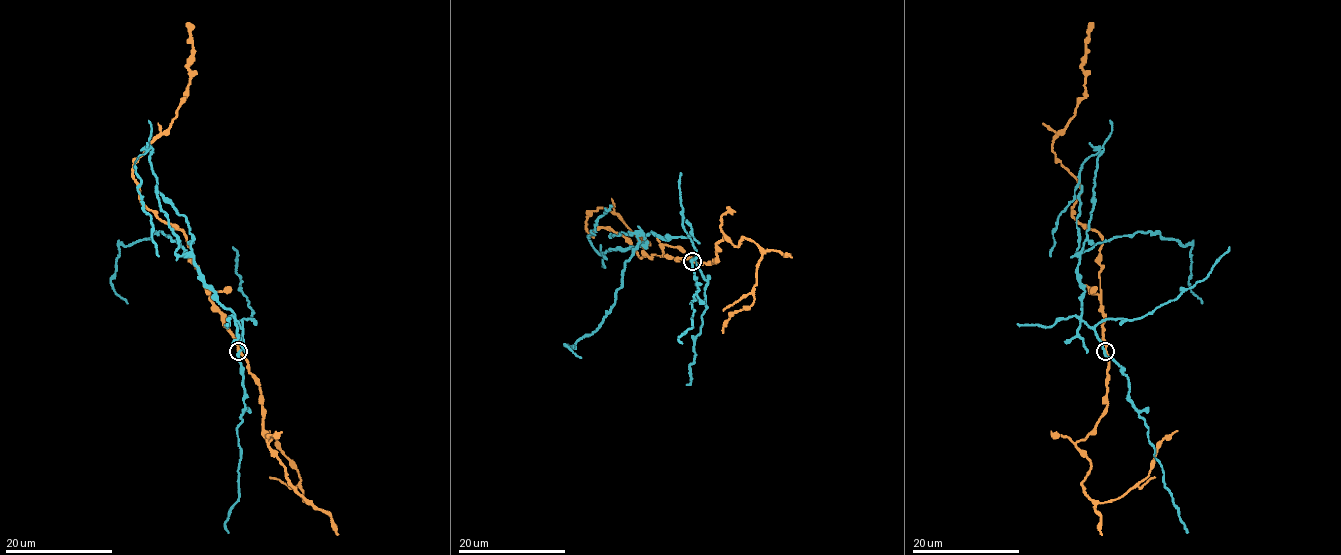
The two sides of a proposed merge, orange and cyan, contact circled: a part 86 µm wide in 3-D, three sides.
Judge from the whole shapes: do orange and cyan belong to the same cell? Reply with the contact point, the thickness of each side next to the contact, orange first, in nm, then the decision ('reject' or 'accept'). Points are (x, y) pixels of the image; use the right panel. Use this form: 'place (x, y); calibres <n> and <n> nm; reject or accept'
place (1105, 351); calibres 240 and 280 nm; reject

